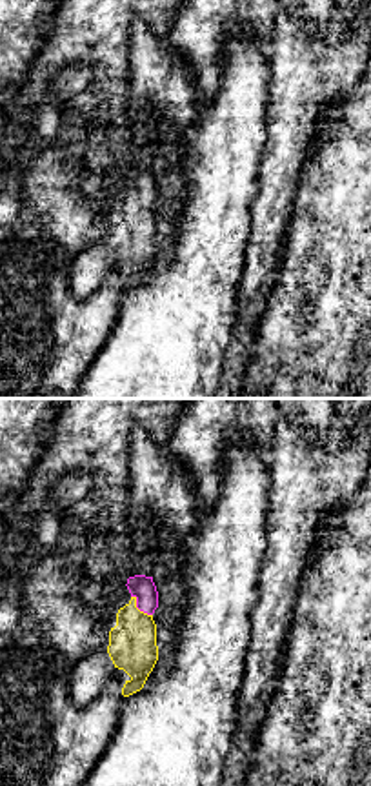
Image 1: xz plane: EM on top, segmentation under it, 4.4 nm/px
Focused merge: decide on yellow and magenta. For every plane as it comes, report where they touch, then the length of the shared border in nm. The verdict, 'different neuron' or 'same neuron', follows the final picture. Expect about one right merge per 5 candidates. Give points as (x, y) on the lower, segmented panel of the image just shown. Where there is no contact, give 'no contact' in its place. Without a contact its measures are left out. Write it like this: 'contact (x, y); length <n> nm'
contact (137, 608); length 130 nm

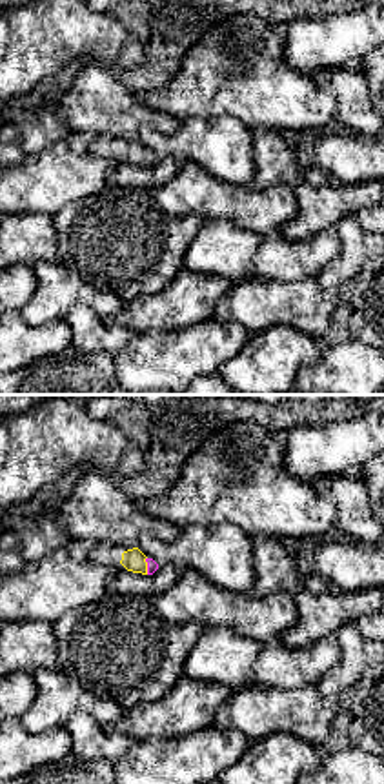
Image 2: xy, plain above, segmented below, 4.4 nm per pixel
contact (146, 566); length 80 nm

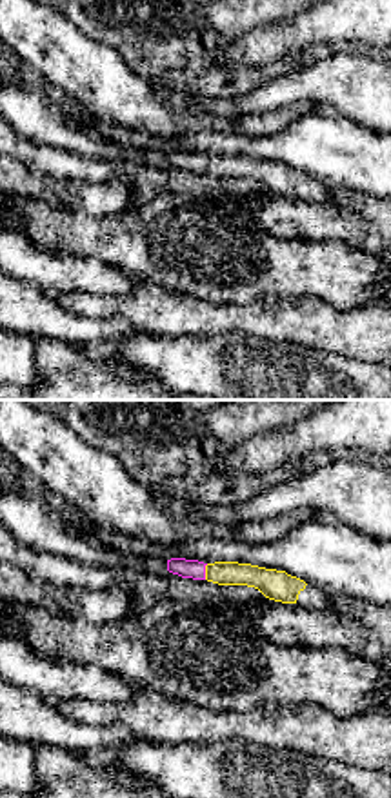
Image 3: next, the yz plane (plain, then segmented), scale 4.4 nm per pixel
contact (206, 571); length 70 nm

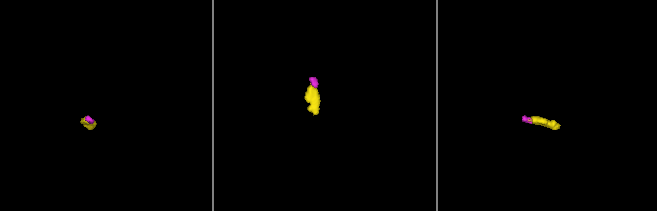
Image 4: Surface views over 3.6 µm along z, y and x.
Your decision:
same neuron

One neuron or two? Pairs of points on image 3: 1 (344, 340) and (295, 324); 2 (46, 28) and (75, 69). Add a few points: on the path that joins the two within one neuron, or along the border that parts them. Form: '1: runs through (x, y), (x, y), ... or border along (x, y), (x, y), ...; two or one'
1: runs through (331, 329), (308, 324); one
2: runs through (46, 39), (66, 59); one

